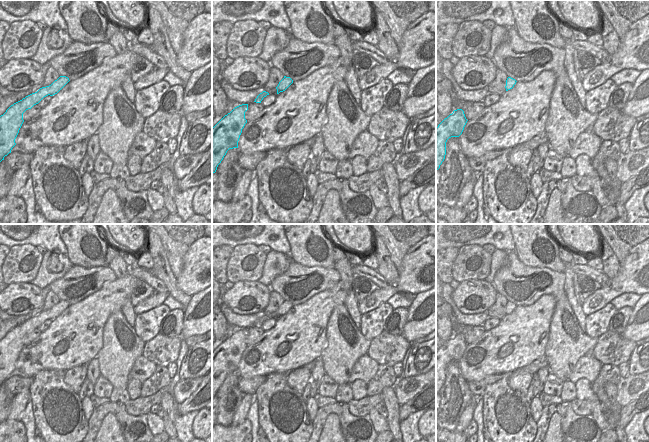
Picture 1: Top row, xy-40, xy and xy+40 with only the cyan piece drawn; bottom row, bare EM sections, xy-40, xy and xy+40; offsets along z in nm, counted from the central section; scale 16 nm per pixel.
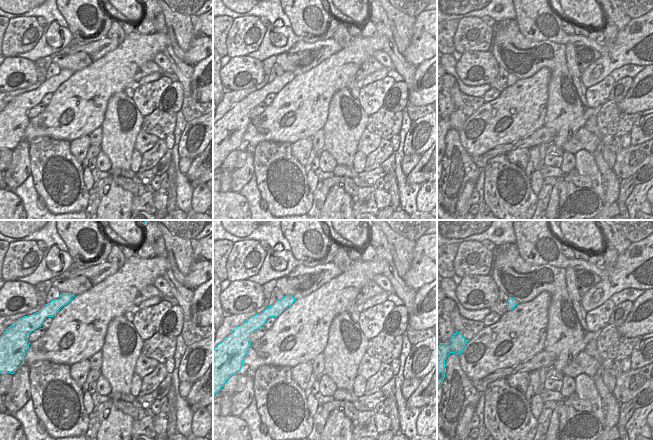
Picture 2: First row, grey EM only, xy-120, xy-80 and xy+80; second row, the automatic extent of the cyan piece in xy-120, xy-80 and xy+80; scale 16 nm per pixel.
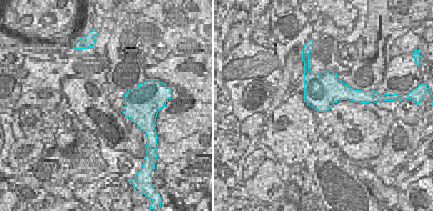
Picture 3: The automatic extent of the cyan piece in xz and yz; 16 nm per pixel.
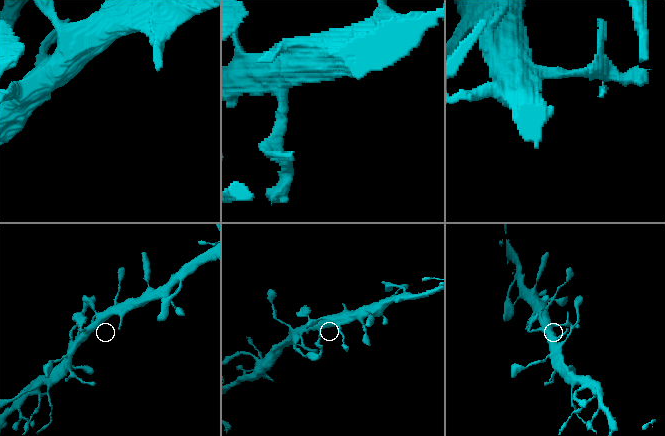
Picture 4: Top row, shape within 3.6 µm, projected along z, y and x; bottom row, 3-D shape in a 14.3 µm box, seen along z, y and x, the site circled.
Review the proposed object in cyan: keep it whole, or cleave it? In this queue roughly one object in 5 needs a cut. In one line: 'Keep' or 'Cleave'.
Keep.

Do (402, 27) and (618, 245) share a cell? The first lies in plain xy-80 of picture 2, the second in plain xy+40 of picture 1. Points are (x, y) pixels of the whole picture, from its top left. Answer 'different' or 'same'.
same

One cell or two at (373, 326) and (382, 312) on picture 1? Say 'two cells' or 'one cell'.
one cell

